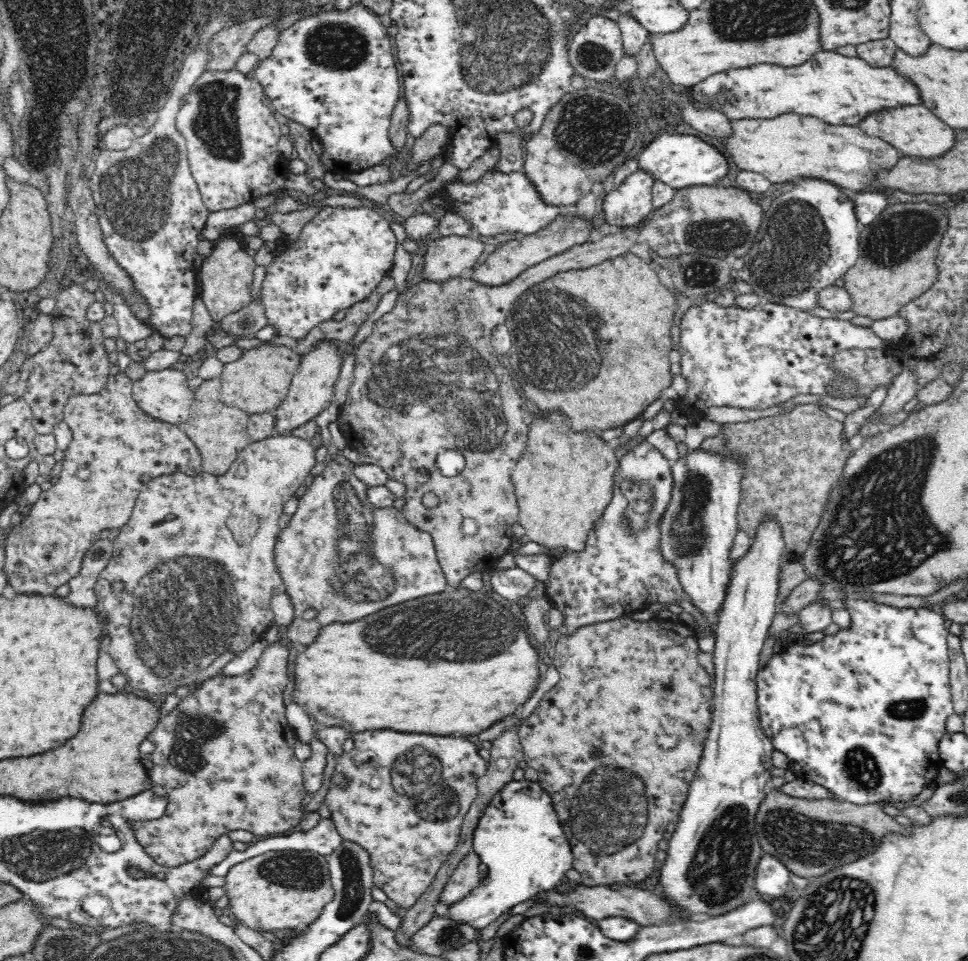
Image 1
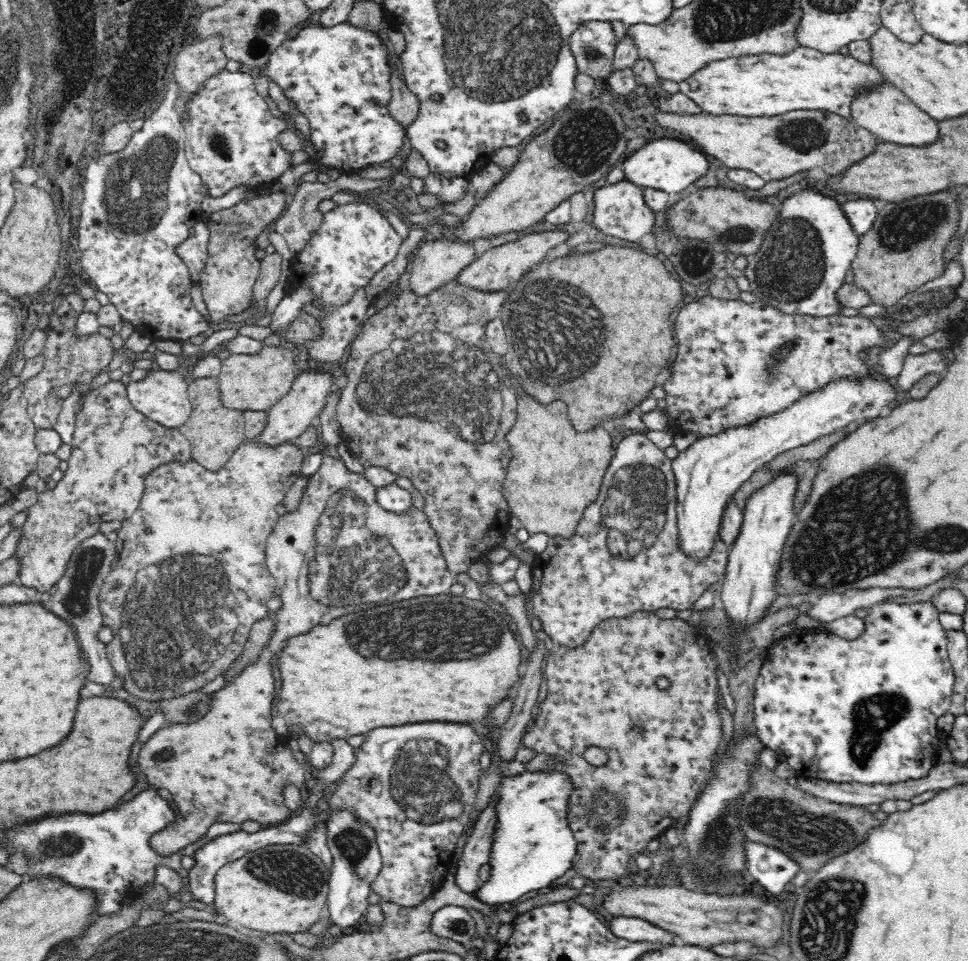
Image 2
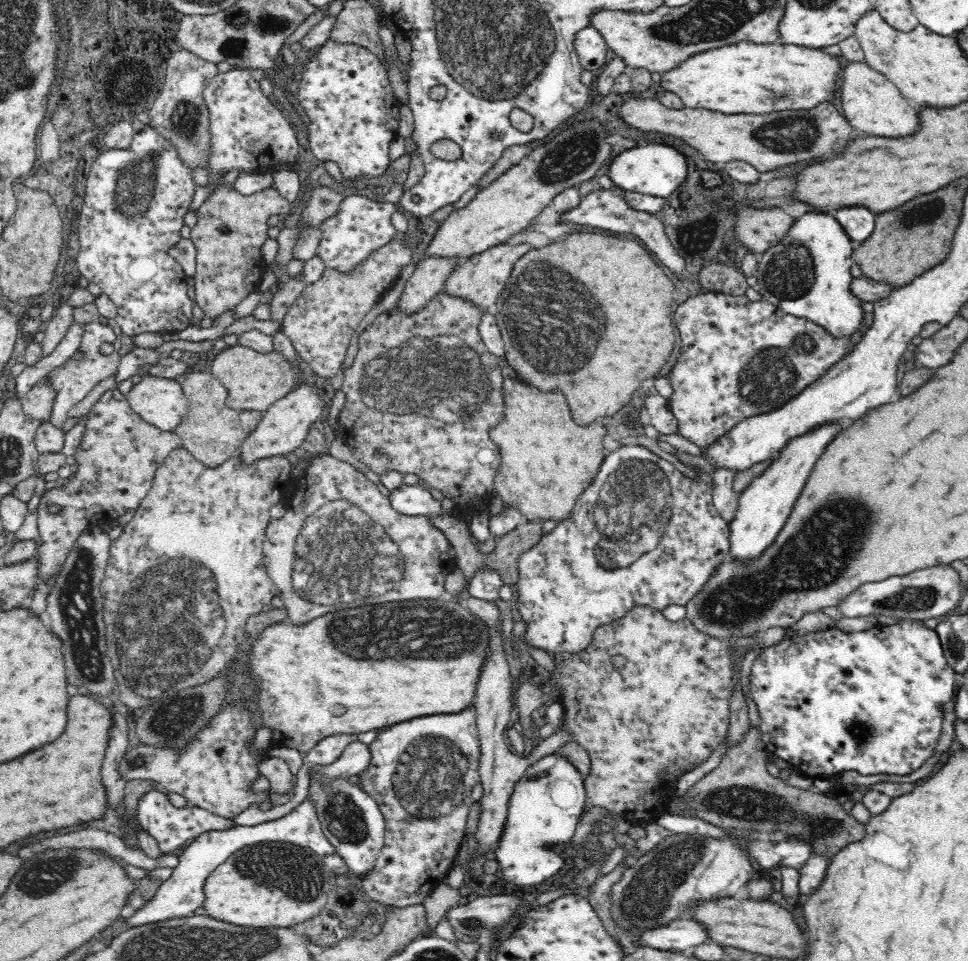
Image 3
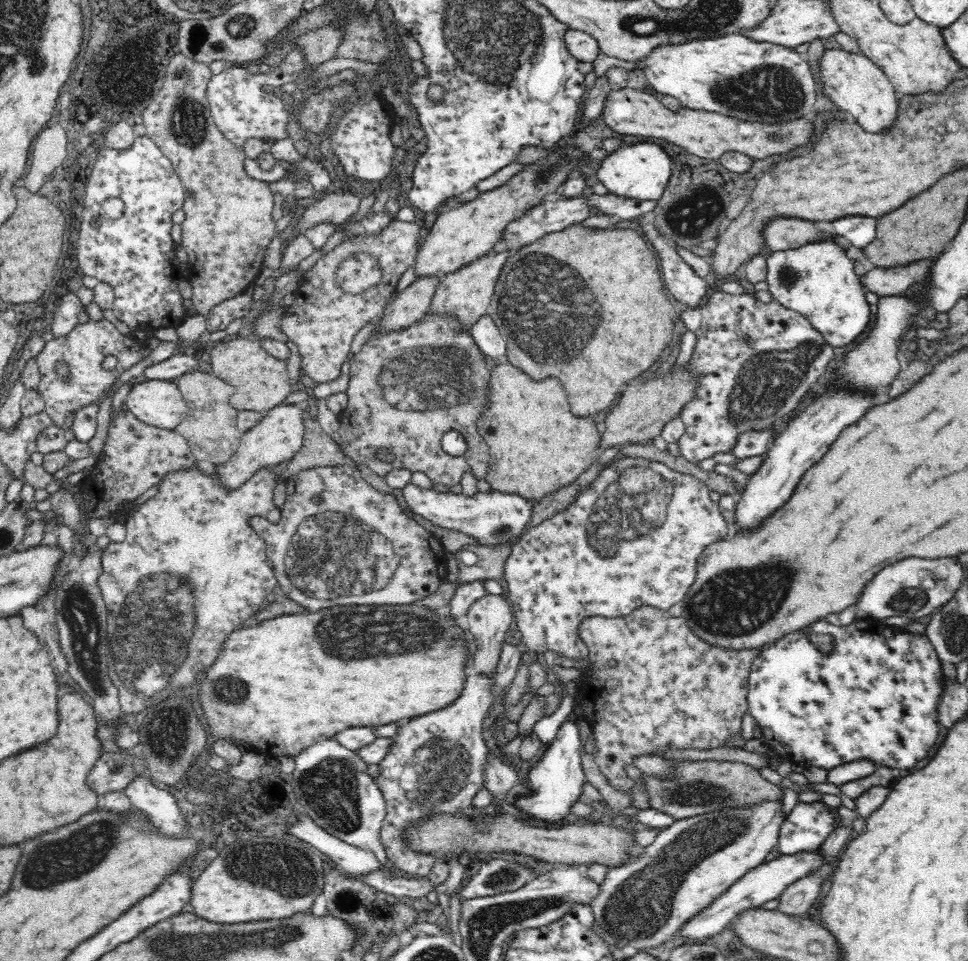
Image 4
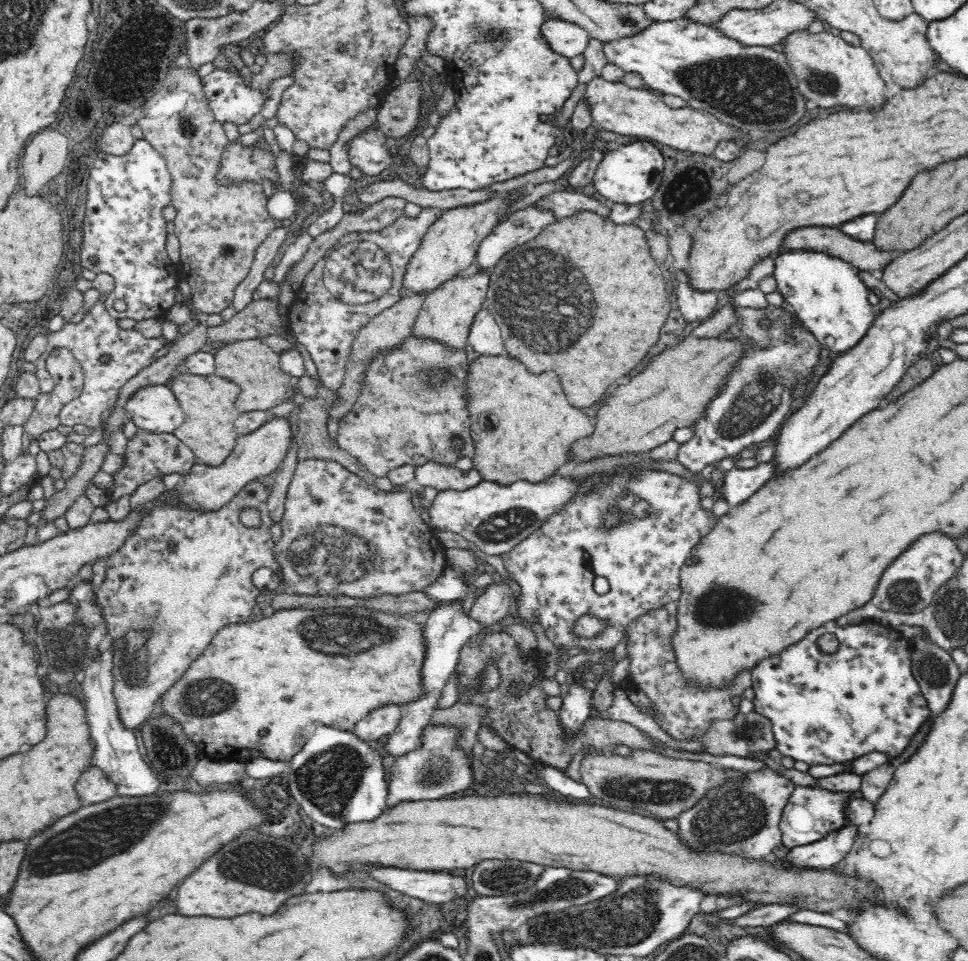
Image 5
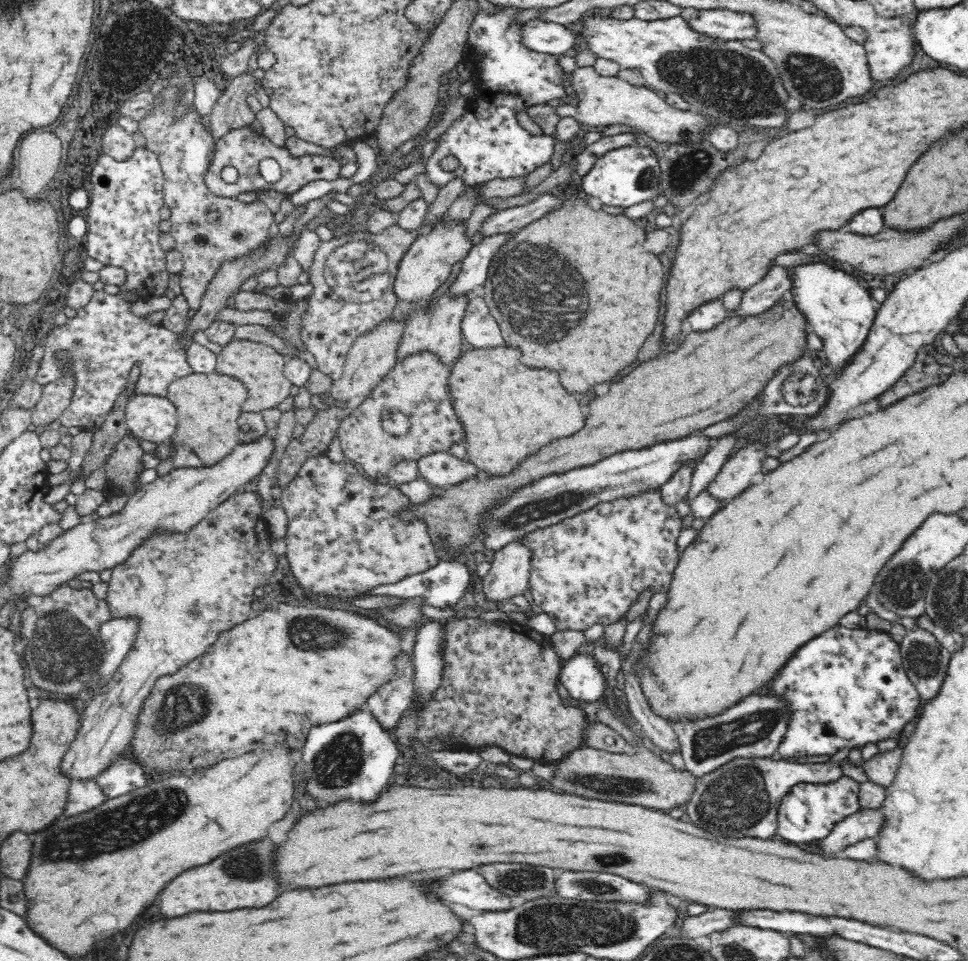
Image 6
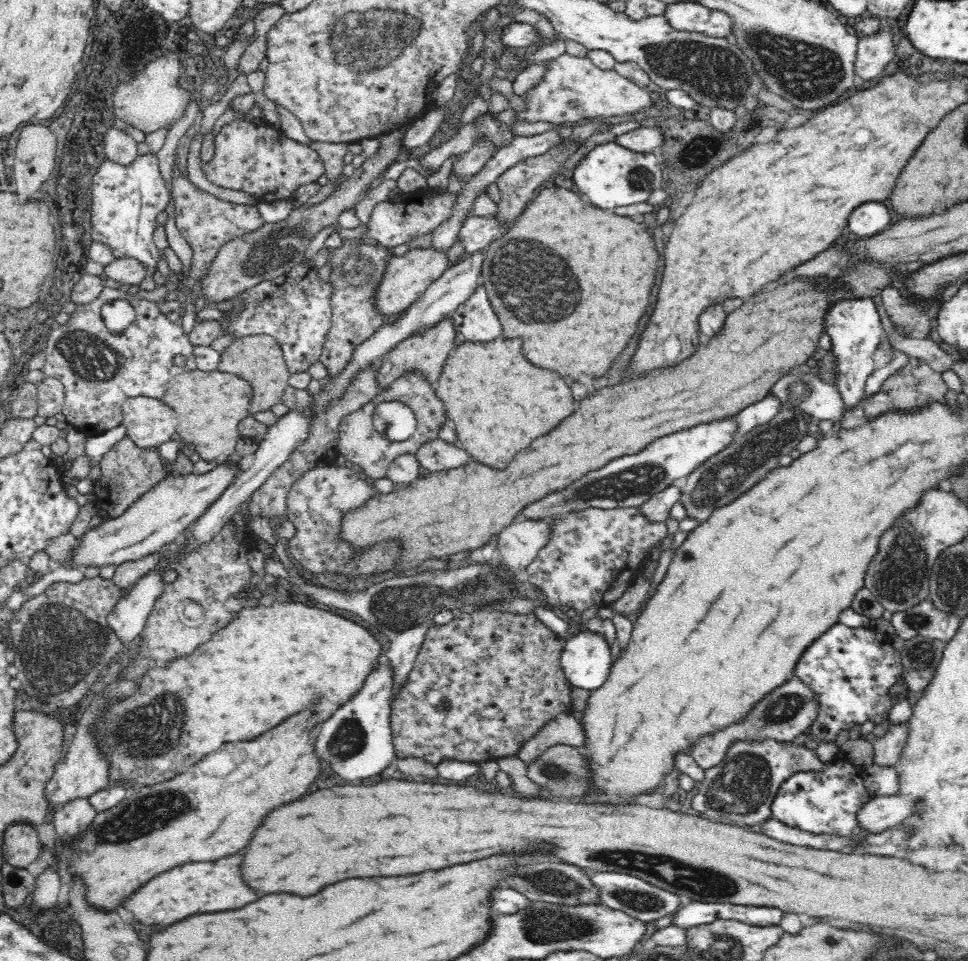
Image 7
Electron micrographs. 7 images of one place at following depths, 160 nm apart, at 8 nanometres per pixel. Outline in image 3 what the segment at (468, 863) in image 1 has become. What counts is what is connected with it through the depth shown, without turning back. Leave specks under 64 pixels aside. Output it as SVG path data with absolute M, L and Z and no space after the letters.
M468 598L462 602L465 609L469 610L476 618L484 623L484 632L488 629L487 641L485 642L483 661L480 663L478 682L474 704L476 707L476 722L479 741L481 744L481 759L479 762L479 777L484 788L480 803L480 818L478 820L476 841L478 848L476 857L484 856L490 846L499 842L504 834L504 824L508 816L508 804L516 782L524 776L525 770L540 757L551 752L556 752L566 746L572 738L572 729L568 725L560 725L555 732L536 746L529 757L521 756L512 752L508 747L508 741L504 740L505 731L515 719L515 711L512 702L512 684L510 666L506 661L506 646L502 631L502 616L500 608L495 601Z

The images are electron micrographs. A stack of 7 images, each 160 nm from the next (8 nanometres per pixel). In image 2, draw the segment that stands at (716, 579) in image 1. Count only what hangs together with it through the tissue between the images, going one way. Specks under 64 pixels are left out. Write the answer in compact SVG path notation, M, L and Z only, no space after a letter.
M874 362L874 367L868 366L867 375L850 375L829 380L826 384L812 389L807 395L792 401L786 408L773 412L768 416L761 416L752 421L750 426L727 428L714 436L696 439L688 450L679 452L678 456L671 461L672 470L676 477L677 517L680 529L680 545L682 549L691 554L695 560L702 560L711 547L713 538L718 536L717 530L721 521L722 511L726 501L734 496L734 492L746 482L756 470L774 457L790 449L806 446L822 436L831 435L840 430L846 430L848 426L859 422L864 418L873 419L885 413L895 404L896 388L890 384L880 373Z

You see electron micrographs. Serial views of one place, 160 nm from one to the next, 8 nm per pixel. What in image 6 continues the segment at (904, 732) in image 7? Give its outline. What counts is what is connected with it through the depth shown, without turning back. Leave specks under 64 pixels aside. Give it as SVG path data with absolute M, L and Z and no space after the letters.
M897 747L878 751L863 764L867 778L888 787L900 766L902 754L903 749Z

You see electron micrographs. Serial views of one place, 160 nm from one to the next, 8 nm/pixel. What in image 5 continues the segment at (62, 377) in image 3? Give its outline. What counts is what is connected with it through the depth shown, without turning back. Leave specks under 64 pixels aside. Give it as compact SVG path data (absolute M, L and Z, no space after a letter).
M98 300L92 304L92 308L84 313L81 322L67 322L61 330L56 332L47 331L48 343L39 359L35 360L35 375L40 381L41 392L51 391L53 388L53 378L46 369L46 358L49 352L56 347L70 349L76 360L82 365L84 373L84 388L76 400L68 402L62 412L60 412L60 422L62 426L76 426L82 424L88 428L98 428L102 422L102 414L111 408L112 401L117 396L118 391L132 376L141 368L150 364L155 354L166 346L166 340L162 338L146 338L134 328L124 330L118 319L108 312L104 300Z

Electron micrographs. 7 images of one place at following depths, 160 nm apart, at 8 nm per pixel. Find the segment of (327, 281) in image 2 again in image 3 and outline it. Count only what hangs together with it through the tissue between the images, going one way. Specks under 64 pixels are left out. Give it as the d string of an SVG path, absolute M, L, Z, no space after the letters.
M346 196L340 206L340 213L319 227L322 239L317 255L324 266L340 271L350 270L372 251L386 244L396 232L391 222L394 212L397 211L393 203L376 200L374 197Z

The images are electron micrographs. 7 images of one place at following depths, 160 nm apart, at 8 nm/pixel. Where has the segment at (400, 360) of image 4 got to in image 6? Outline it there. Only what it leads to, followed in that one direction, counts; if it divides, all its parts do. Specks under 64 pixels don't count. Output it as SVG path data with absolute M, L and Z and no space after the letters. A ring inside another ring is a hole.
M418 352L402 363L397 363L372 394L339 424L337 436L346 460L356 465L367 478L378 481L388 476L389 471L397 462L403 460L417 461L433 452L448 451L453 442L464 441L463 428L460 428L461 424L454 410L452 410L451 399L449 398L448 375L449 367L442 365L440 360L431 352ZM389 408L400 409L410 417L411 424L408 428L408 434L390 436L383 431L379 416L384 409Z

